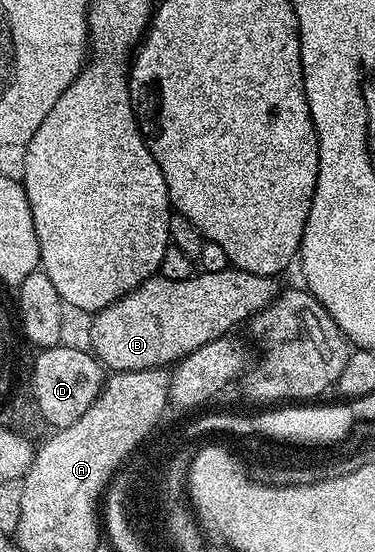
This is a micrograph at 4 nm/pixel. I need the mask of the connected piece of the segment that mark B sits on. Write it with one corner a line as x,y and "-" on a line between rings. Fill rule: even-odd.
228,268
221,272
195,272
185,280
169,280
162,276
147,278
136,290
118,298
94,315
91,322
91,346
96,358
108,371
153,370
167,368
189,352
213,340
230,335
234,326
246,323
271,305
281,293
272,276
257,276
253,272

